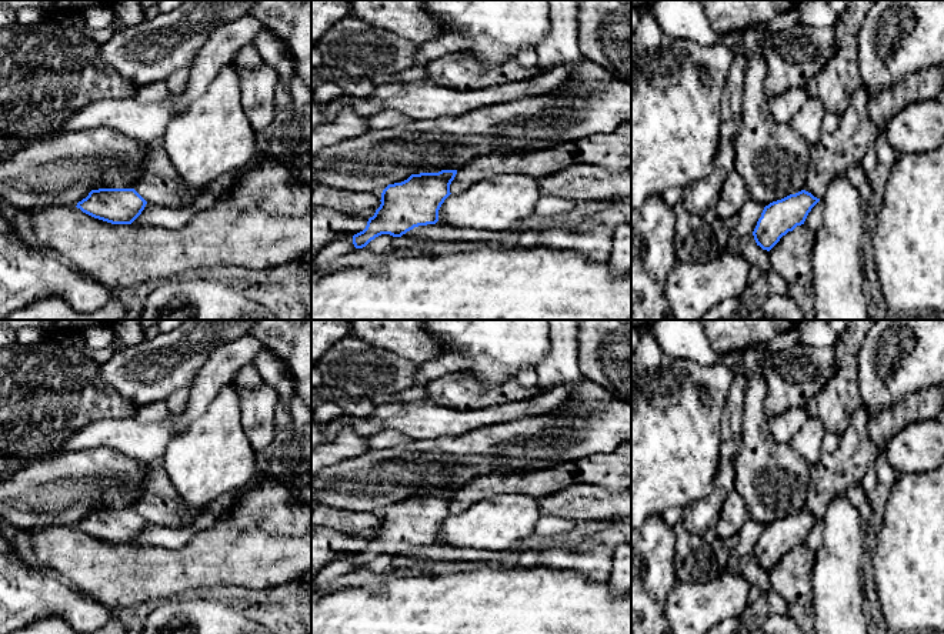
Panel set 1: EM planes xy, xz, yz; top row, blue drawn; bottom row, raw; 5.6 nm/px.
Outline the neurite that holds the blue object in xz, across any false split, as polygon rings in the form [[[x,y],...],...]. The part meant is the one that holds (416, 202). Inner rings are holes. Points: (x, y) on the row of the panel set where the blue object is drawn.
[[[457,170],[420,173],[388,184],[366,228],[353,236],[354,247],[363,248],[381,234],[401,237],[414,227],[436,224],[441,204],[451,194],[450,184],[456,174]]]

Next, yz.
[[[801,190],[765,206],[753,231],[757,246],[770,251],[783,236],[804,224],[818,201],[820,198]]]

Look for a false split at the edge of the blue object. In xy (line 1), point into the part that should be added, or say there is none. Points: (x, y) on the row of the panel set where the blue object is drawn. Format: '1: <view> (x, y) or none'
1: none

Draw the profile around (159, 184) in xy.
[[[163,140],[147,146],[144,168],[134,183],[134,190],[147,201],[169,208],[191,207],[194,200],[181,194],[184,181],[176,174],[164,149]]]

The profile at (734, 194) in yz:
[[[731,171],[723,181],[721,194],[715,204],[718,221],[733,224],[748,198],[744,181],[735,171]]]

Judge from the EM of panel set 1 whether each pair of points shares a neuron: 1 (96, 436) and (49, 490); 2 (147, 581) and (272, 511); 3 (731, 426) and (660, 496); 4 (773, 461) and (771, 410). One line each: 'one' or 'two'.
1: two
2: one
3: two
4: two

